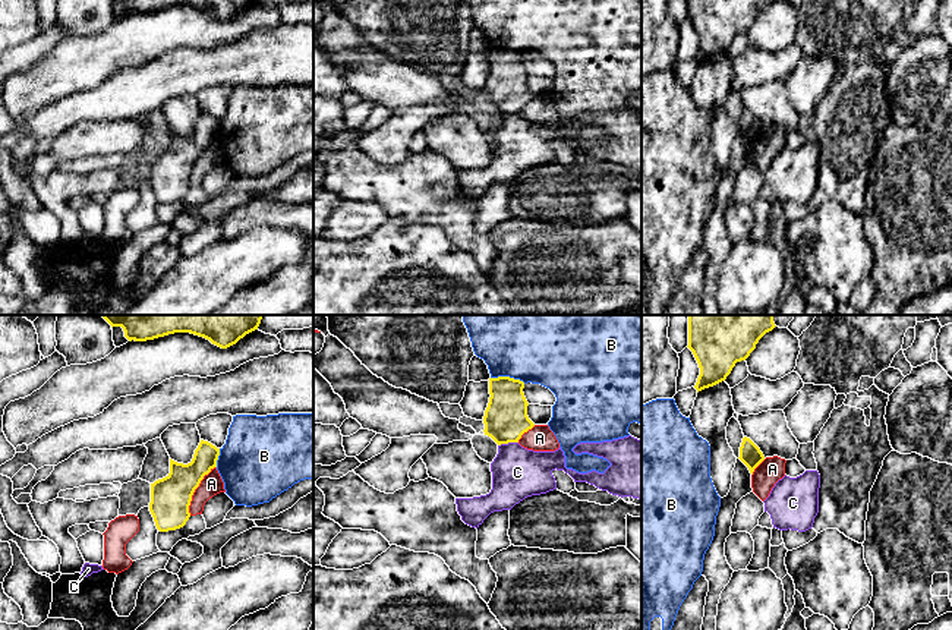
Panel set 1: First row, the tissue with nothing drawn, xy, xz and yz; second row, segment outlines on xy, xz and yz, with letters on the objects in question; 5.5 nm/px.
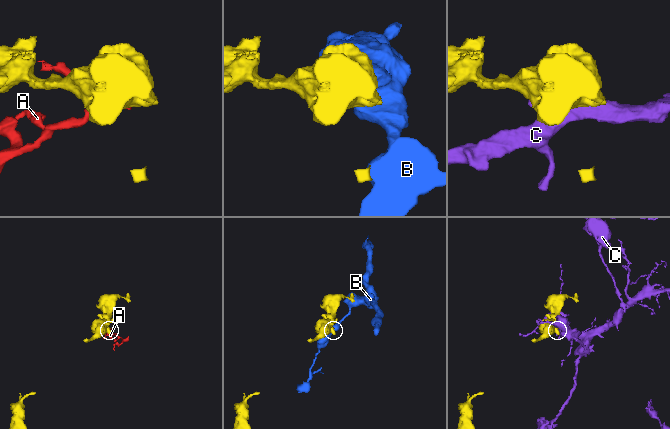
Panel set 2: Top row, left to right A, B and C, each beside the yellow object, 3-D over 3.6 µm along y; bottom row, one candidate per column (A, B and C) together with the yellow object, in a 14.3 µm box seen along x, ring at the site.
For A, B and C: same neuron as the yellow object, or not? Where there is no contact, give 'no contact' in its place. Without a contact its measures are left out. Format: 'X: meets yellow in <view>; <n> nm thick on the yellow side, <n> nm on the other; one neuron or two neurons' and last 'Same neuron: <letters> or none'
A: meets yellow in xy; 220 nm thick on the yellow side, 120 nm on the other; two neurons
B: meets yellow in xz; 240 nm thick on the yellow side, 500 nm on the other; two neurons
C: meets yellow in xz; 240 nm thick on the yellow side, 280 nm on the other; two neurons
Same neuron: none

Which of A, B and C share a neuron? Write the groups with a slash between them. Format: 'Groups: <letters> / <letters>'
Groups: A / B / C

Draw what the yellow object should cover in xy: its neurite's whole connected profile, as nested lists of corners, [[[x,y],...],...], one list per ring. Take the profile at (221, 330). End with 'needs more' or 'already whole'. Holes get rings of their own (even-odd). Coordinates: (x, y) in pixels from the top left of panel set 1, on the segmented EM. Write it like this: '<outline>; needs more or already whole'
[[[100,315],[122,327],[132,341],[146,341],[174,333],[190,333],[227,349],[258,330],[262,315]]]; already whole

